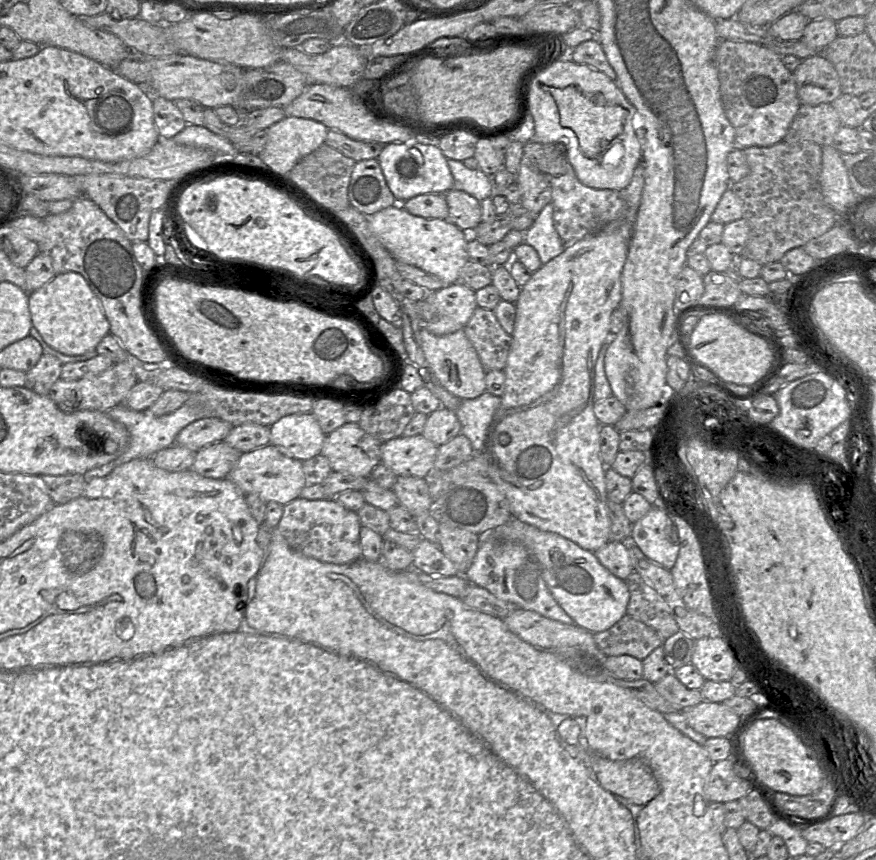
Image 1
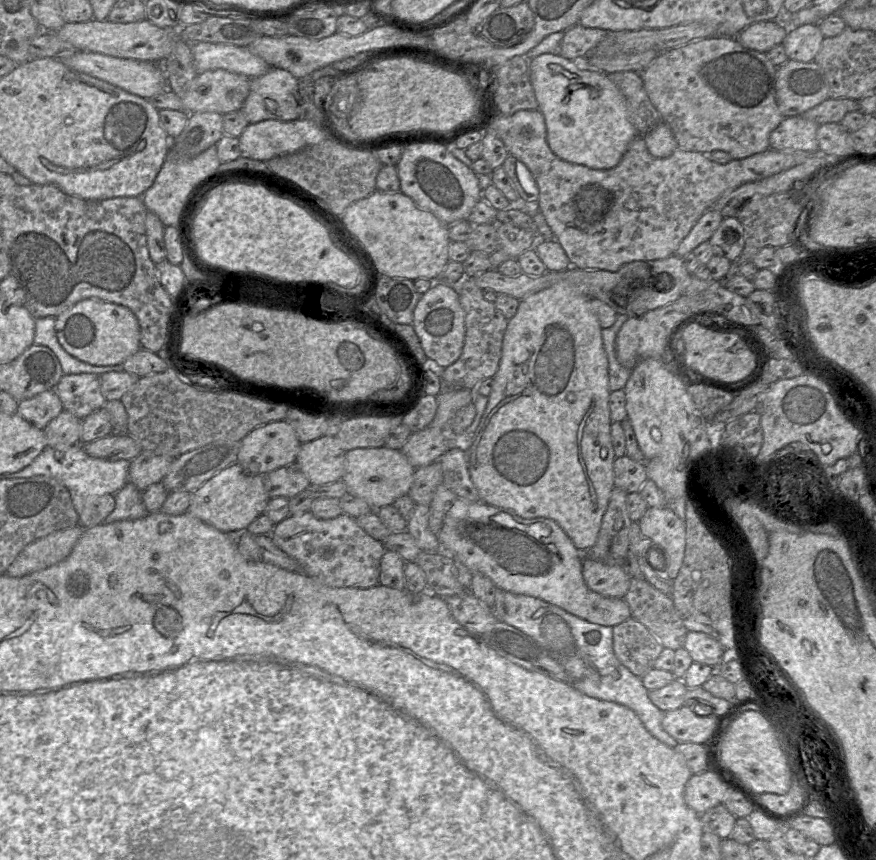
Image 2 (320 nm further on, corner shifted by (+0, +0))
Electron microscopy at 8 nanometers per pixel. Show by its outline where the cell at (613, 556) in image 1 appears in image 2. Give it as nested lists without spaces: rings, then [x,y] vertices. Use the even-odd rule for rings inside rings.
[[[584,556],[582,574],[586,585],[603,596],[623,598],[631,577],[619,563],[605,563]]]

